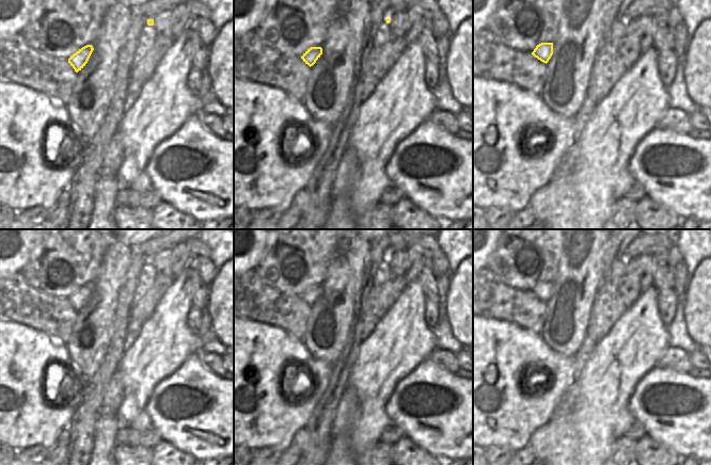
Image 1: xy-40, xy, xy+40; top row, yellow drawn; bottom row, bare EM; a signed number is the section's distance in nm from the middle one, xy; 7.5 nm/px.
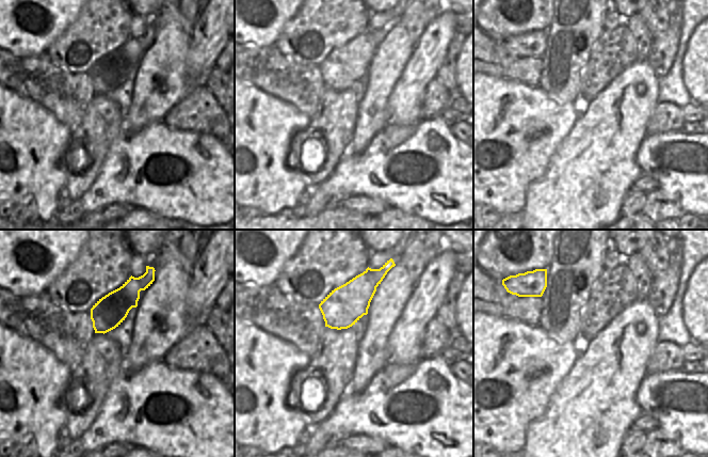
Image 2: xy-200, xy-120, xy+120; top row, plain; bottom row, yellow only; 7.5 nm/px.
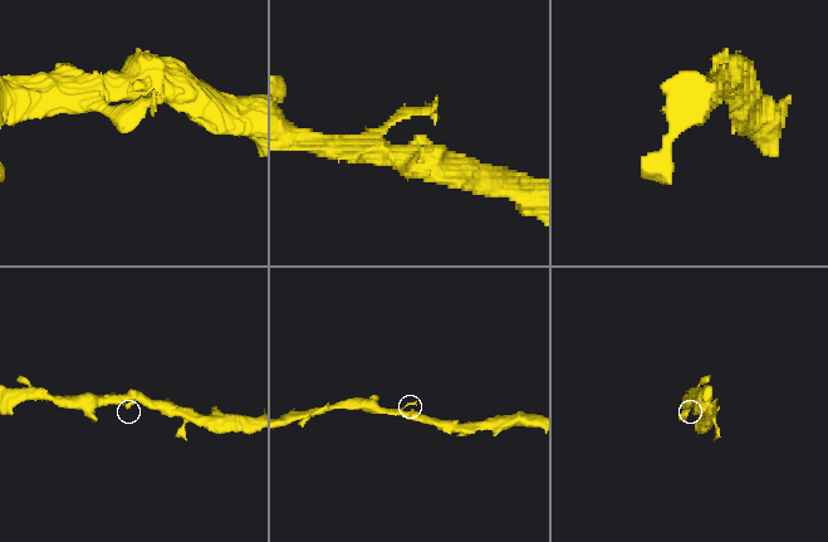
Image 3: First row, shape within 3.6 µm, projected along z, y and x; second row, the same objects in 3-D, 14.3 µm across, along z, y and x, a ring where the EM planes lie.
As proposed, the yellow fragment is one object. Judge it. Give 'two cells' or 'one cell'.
one cell

